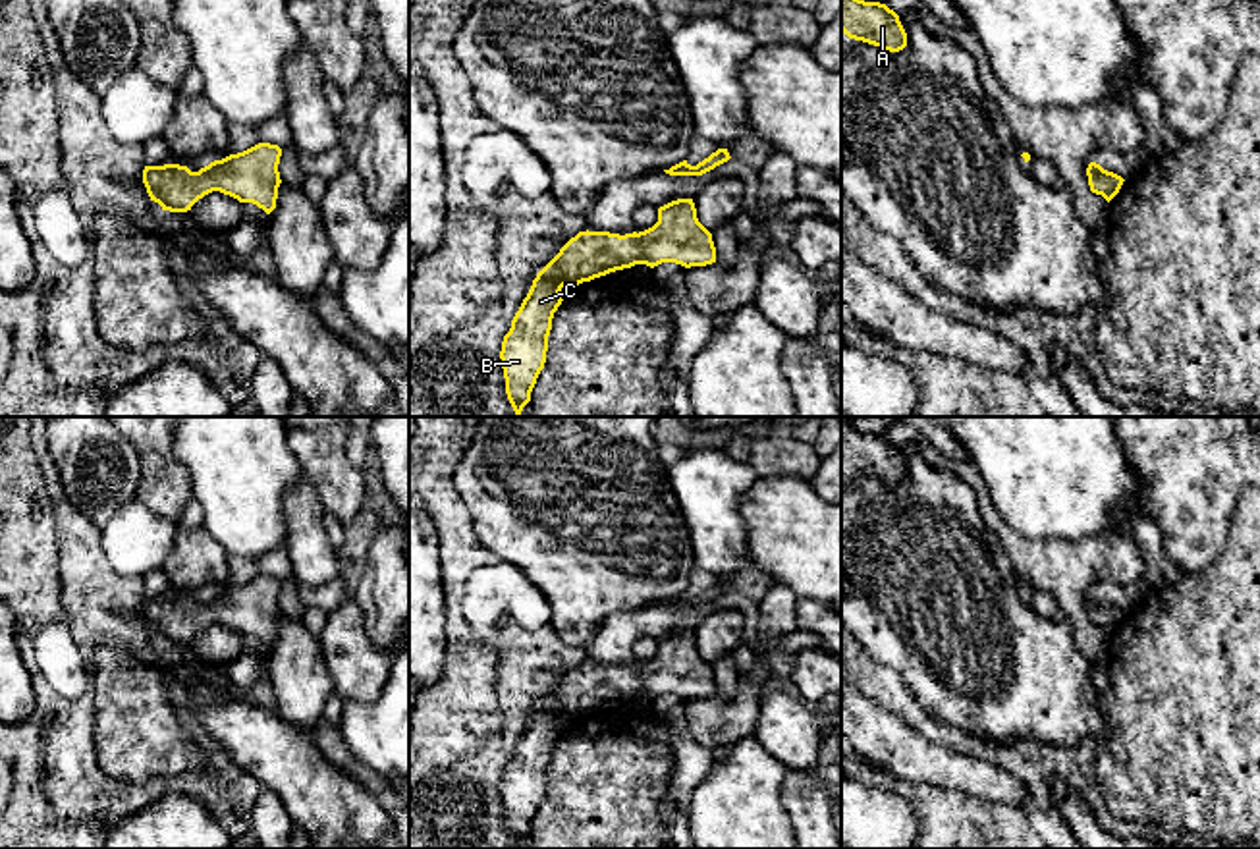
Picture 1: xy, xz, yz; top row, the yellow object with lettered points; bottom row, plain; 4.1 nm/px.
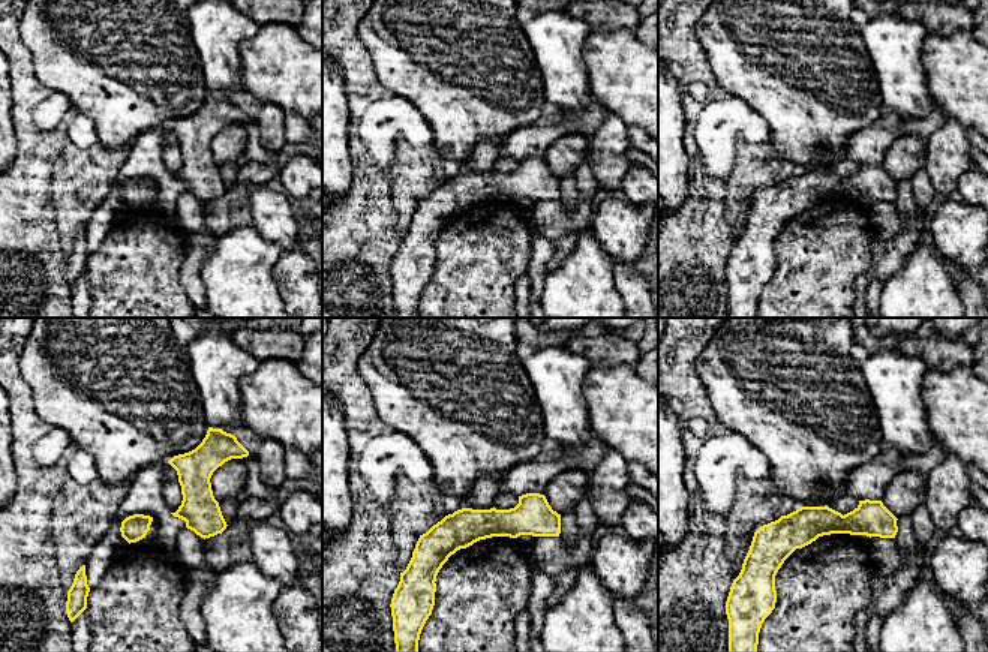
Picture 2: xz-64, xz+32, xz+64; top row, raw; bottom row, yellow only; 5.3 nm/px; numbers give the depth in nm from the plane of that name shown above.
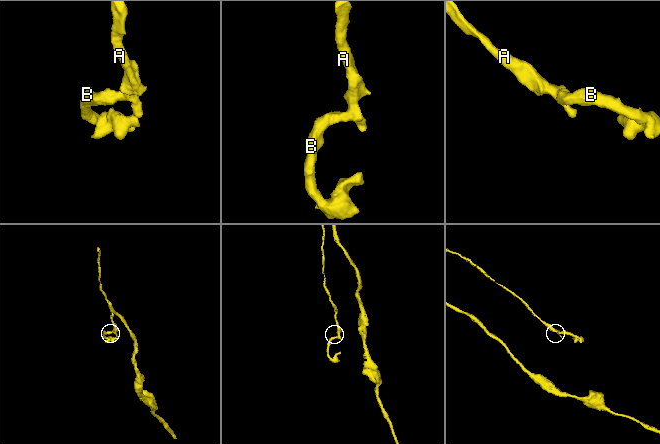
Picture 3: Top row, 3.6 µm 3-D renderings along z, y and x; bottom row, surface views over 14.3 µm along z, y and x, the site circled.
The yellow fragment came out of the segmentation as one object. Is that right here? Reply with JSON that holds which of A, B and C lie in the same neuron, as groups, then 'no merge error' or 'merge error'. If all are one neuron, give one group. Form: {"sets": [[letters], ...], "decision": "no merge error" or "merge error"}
{"sets": [["A", "B", "C"]], "decision": "no merge error"}

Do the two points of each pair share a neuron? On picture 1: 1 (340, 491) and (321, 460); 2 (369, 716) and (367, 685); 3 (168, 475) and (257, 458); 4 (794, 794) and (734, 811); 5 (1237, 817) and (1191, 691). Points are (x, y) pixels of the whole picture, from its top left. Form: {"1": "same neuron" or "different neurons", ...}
{"1": "same neuron", "2": "different neurons", "3": "different neurons", "4": "different neurons", "5": "same neuron"}

